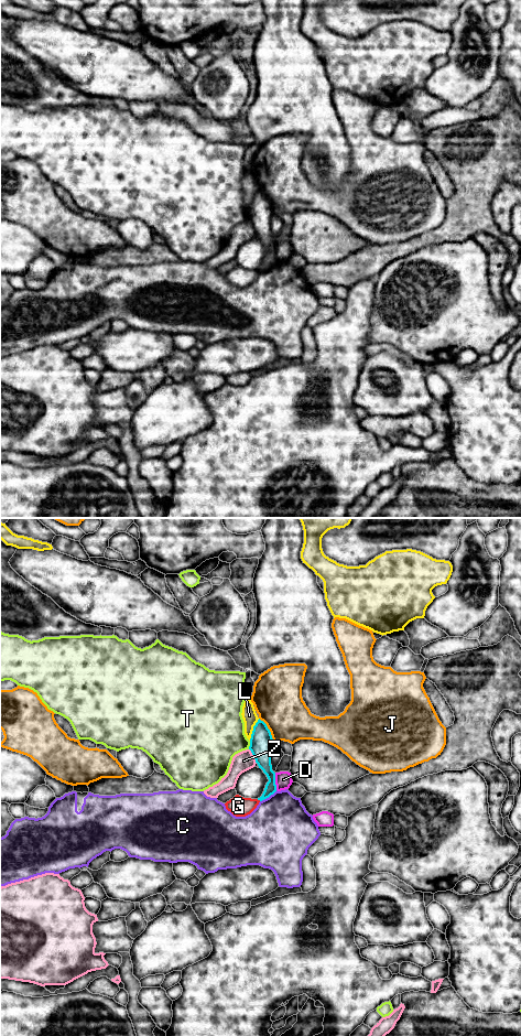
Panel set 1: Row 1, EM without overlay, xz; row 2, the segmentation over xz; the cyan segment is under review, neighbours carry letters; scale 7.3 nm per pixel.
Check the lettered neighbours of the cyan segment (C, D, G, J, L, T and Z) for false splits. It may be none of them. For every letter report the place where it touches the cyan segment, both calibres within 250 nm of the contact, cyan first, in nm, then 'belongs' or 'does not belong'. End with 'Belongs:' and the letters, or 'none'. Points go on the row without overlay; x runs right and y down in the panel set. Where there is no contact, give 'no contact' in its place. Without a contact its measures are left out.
C: meets cyan in xz at (268, 268); 100 nm thick on the cyan side, 480 nm on the other; does not belong
D: meets cyan in xz at (274, 252); 140 nm thick on the cyan side, 130 nm on the other; does not belong
G: meets cyan in xz at (259, 270); 80 nm thick on the cyan side, 150 nm on the other; does not belong
J: meets cyan in xz at (269, 202); 160 nm thick on the cyan side, 360 nm on the other; does not belong
L: meets cyan in xz at (253, 201); 160 nm thick on the cyan side, 110 nm on the other; does not belong
T: meets cyan in xz at (250, 216); 160 nm thick on the cyan side, 380 nm on the other; does not belong
Z: meets cyan in xz at (253, 227); 160 nm thick on the cyan side, 140 nm on the other; does not belong
Belongs: none

